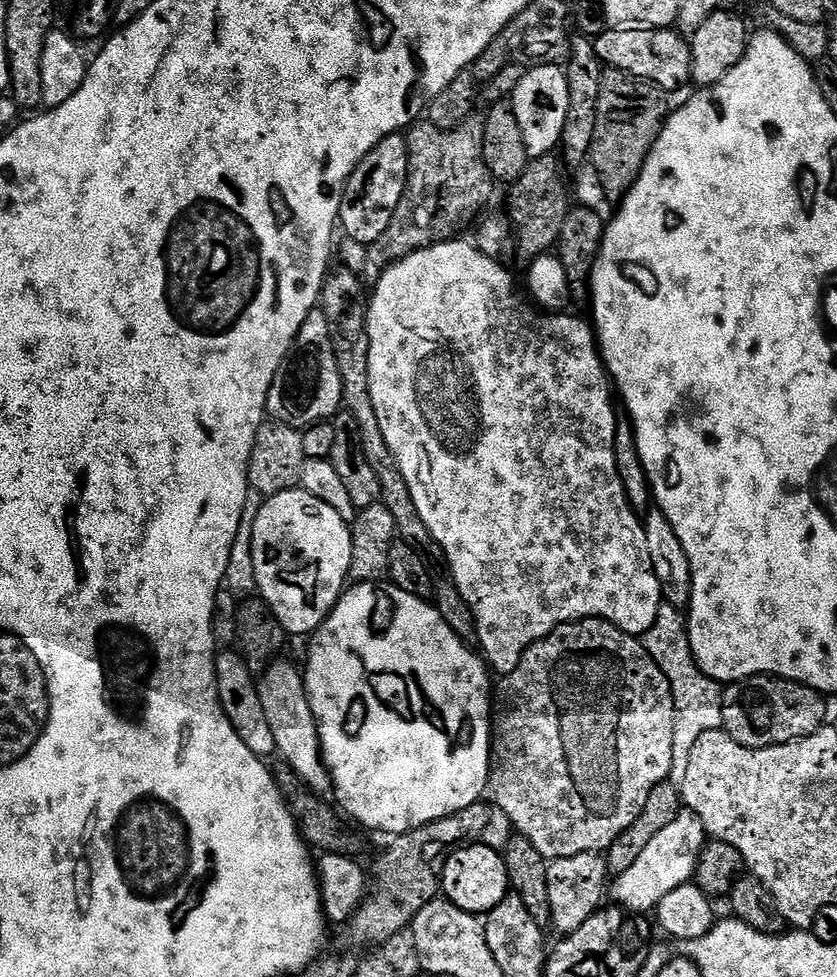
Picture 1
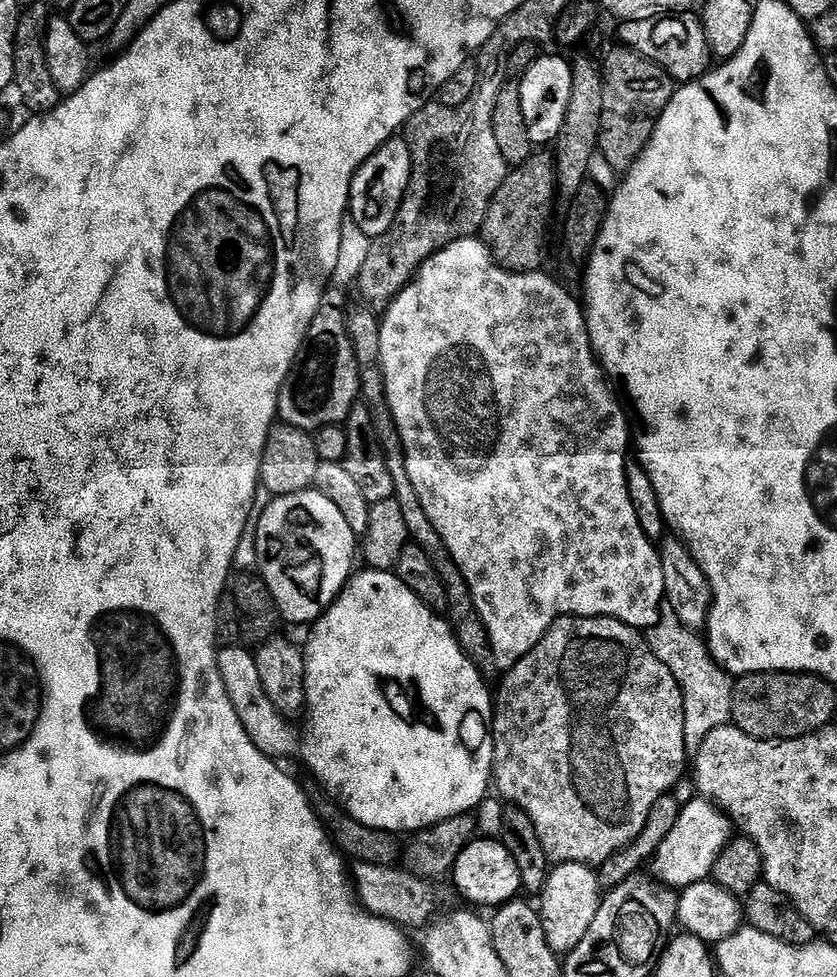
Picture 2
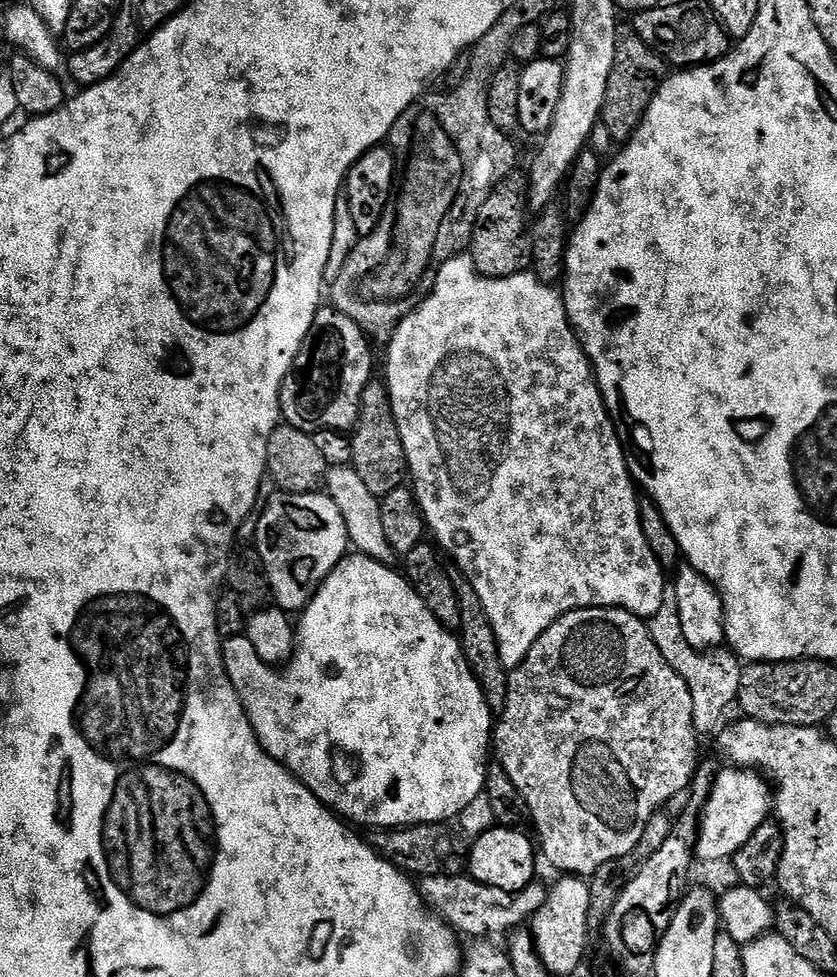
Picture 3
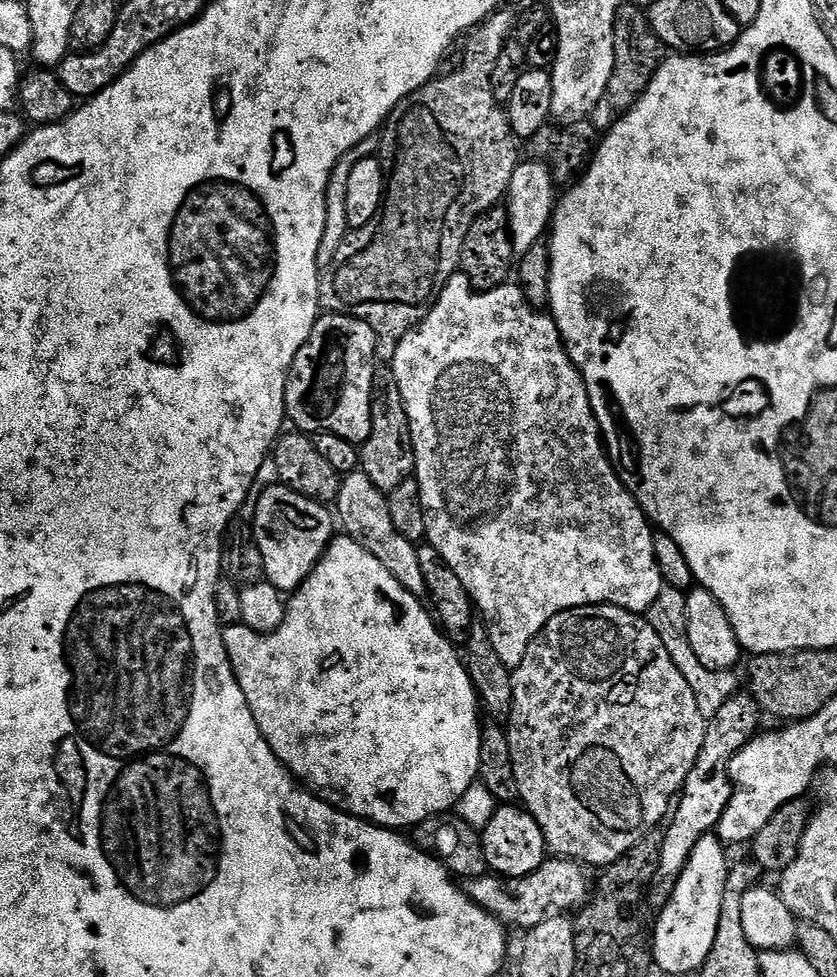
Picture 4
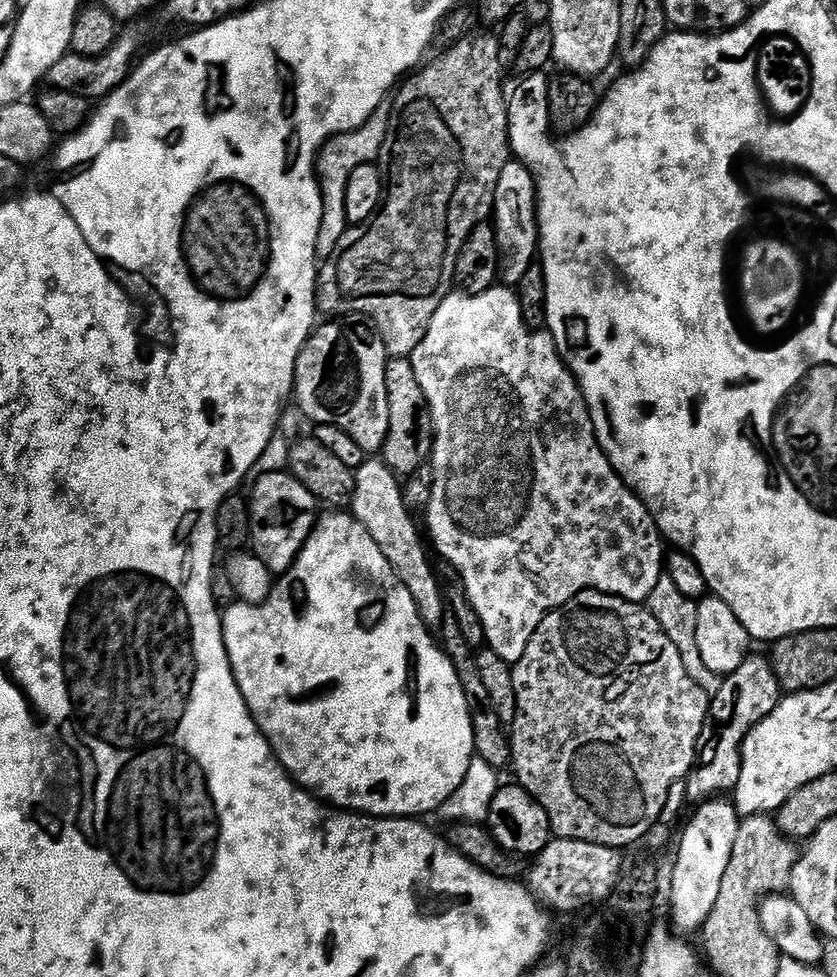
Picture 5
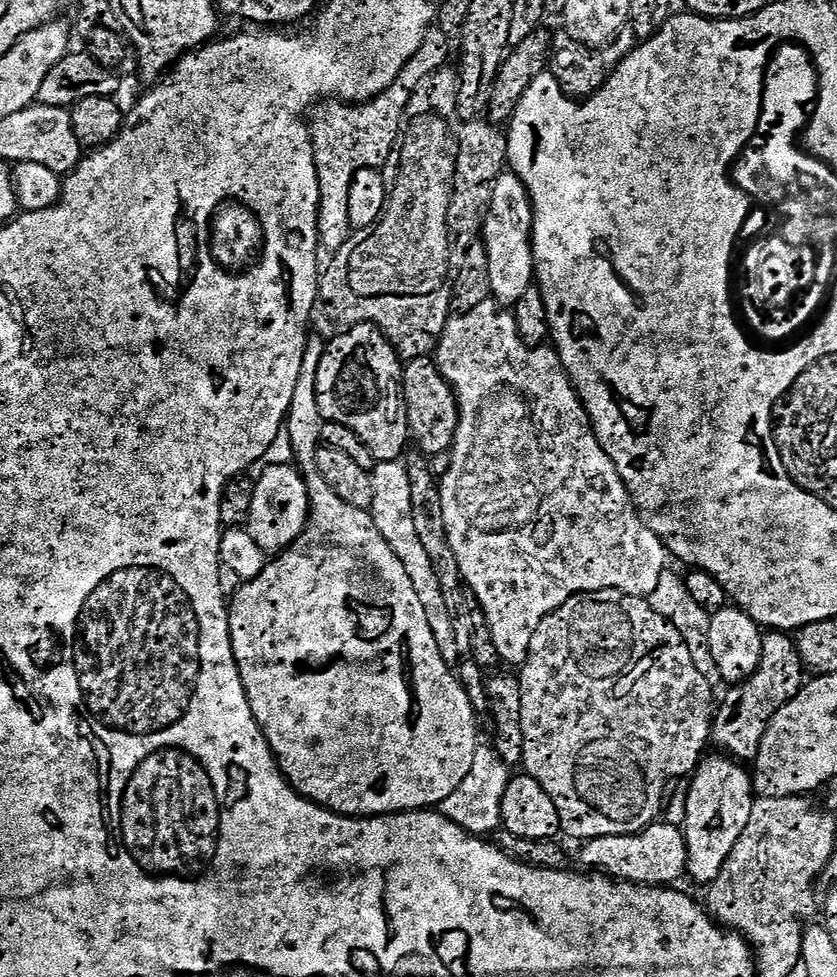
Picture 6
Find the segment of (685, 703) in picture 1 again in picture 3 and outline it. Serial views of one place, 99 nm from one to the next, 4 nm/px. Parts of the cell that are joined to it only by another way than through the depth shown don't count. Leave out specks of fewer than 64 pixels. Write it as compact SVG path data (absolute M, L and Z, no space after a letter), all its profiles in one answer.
M671 594L665 595L662 610L658 610L658 614L654 614L647 621L647 626L654 638L654 646L662 650L662 658L666 658L666 662L670 662L674 671L688 683L697 733L712 731L715 733L721 727L720 719L723 718L724 711L736 704L739 679L716 680L715 674L712 673L712 664L707 660L709 657L694 646L690 646L690 642L686 642L686 634L682 634L682 622L678 622L678 606Z

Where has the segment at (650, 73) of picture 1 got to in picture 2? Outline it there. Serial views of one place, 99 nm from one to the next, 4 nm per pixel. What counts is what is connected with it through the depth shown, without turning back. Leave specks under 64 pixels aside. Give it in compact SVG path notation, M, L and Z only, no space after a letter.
M660 14L651 20L625 20L619 25L619 43L657 64L677 85L698 80L713 67L714 57L706 42L703 23L688 15L692 14Z

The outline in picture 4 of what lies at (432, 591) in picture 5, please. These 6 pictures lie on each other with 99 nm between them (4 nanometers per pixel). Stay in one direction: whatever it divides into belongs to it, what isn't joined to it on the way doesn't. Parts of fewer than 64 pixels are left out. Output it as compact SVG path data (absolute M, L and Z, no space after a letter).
M357 470L343 477L334 508L338 513L339 523L340 520L344 523L343 531L347 535L353 536L363 548L370 550L370 554L374 554L374 558L378 558L378 562L382 562L382 566L386 566L386 570L394 574L394 578L406 591L418 598L427 597L428 583L418 562L417 545L403 537L395 528L390 514L389 497L380 492L378 486L374 486L365 472Z

